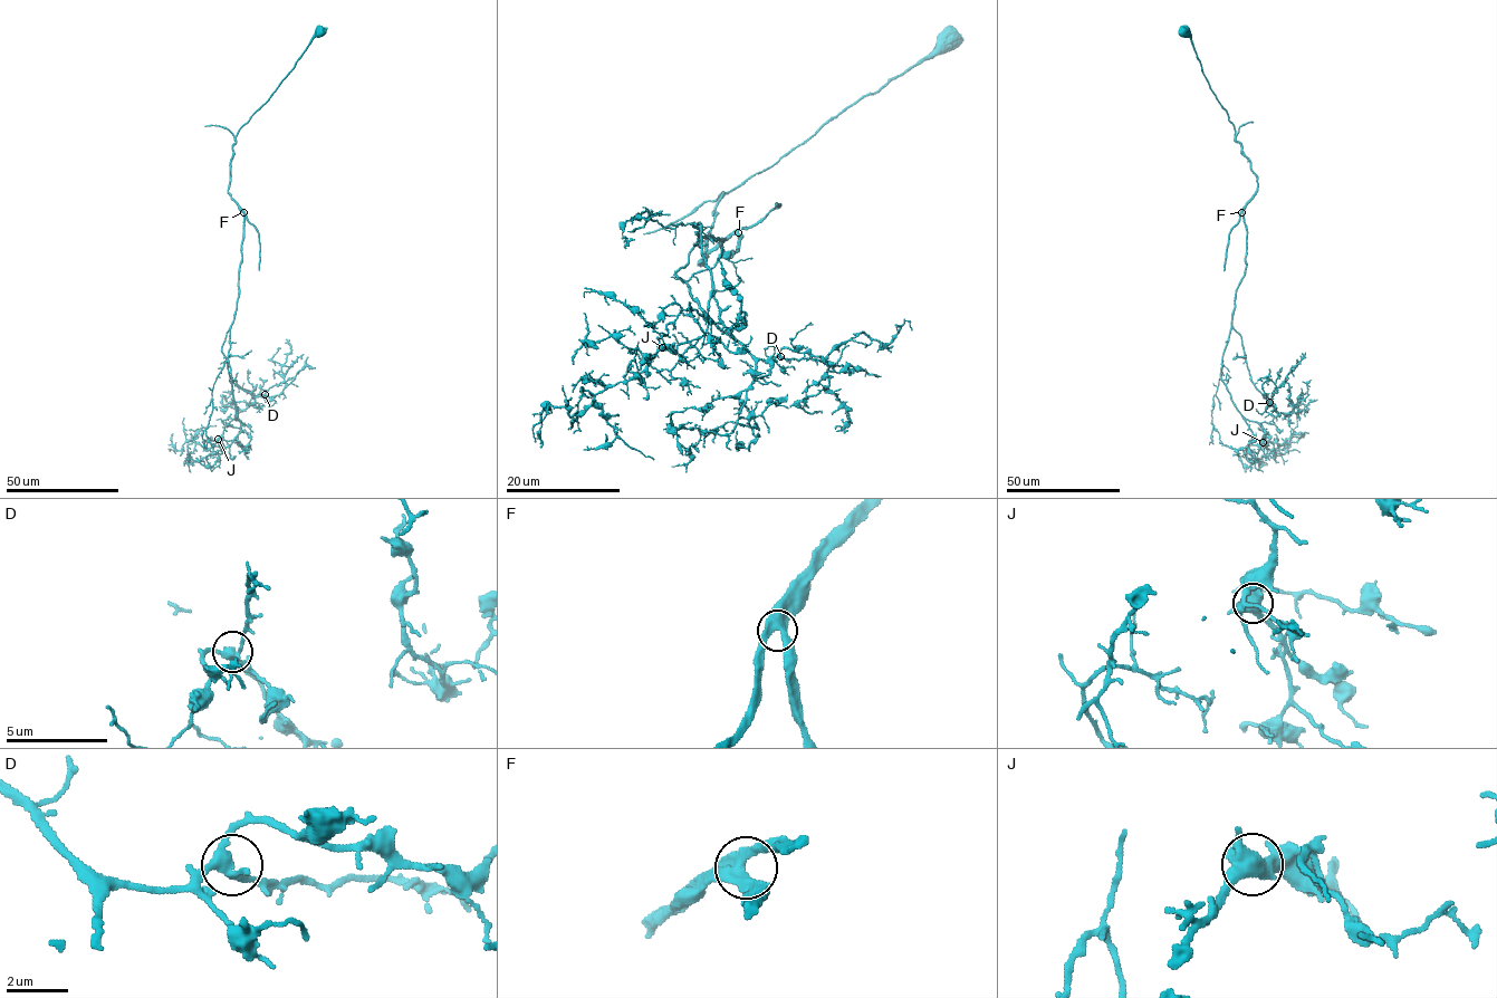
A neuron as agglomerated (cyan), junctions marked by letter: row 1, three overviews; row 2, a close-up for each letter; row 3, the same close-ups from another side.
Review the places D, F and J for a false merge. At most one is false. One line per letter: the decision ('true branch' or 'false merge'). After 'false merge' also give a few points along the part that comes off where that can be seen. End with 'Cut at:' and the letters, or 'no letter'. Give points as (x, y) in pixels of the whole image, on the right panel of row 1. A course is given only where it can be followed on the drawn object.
D: true branch
F: true branch
J: true branch
Cut at: no letter

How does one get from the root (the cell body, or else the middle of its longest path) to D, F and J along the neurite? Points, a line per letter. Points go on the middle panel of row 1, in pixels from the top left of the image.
D: (944, 44), (722, 192), (698, 262), (731, 234), (737, 252), (701, 238), (675, 274), (751, 355), (780, 356)
F: (944, 44), (943, 50), (847, 107), (774, 165), (722, 192), (708, 236), (707, 259), (698, 262), (738, 232)
J: (944, 44), (722, 192), (698, 262), (737, 236), (729, 258), (692, 223), (711, 276), (708, 329), (662, 347)

